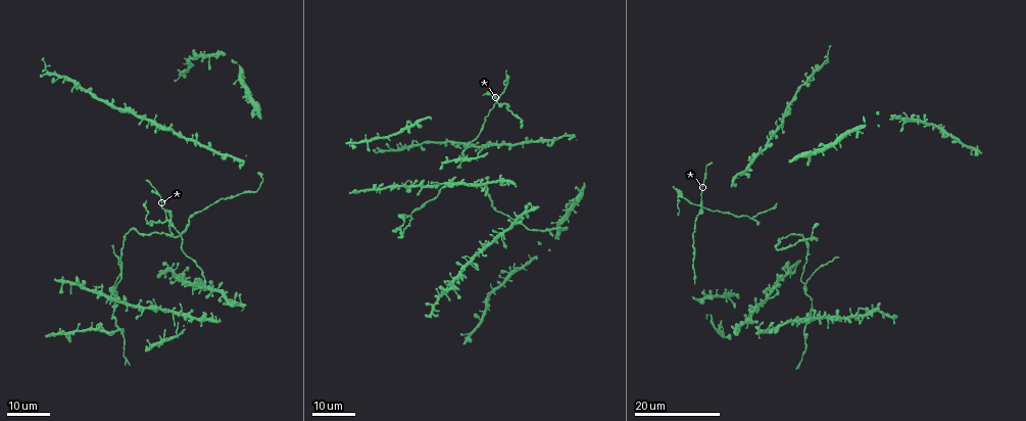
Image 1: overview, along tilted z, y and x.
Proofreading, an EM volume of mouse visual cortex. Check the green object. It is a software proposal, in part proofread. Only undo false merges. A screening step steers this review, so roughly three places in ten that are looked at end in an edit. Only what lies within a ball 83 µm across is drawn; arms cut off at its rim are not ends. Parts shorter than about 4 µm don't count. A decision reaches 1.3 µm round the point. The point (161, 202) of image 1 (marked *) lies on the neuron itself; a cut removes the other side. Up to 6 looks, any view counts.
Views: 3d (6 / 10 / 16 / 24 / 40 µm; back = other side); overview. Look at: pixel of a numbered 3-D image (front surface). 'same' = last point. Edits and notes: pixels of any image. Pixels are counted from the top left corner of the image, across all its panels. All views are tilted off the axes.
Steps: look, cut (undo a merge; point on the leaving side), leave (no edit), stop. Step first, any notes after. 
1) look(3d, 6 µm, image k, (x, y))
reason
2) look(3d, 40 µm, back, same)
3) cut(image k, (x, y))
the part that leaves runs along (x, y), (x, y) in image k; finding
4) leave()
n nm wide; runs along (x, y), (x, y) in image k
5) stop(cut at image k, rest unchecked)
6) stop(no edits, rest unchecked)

look(3d, 24 µm, image 1, (497, 101))
four or more arms meet

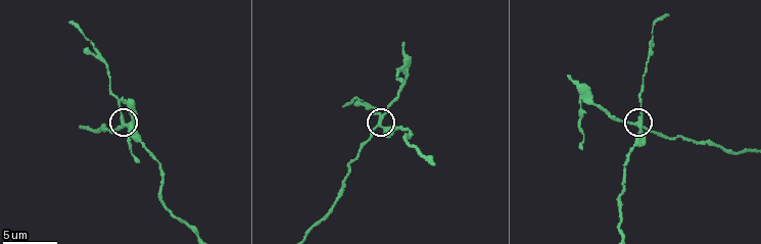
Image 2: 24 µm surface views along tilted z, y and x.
look(3d, 10 µm, image 2, (638, 126))
closer look

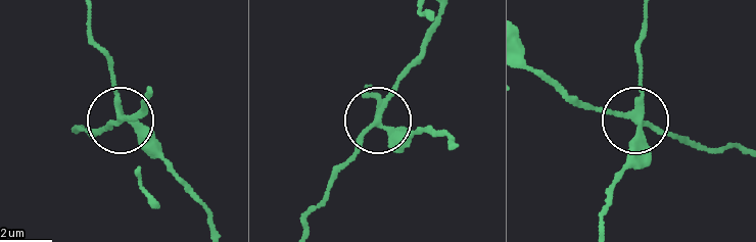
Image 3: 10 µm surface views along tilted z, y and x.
cut(image 3, (359, 149))
4 arms; the part that leaves runs along (378, 117), (306, 228) in image 3; a second neuron is stuck on

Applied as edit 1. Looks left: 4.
look(overview)
redraw

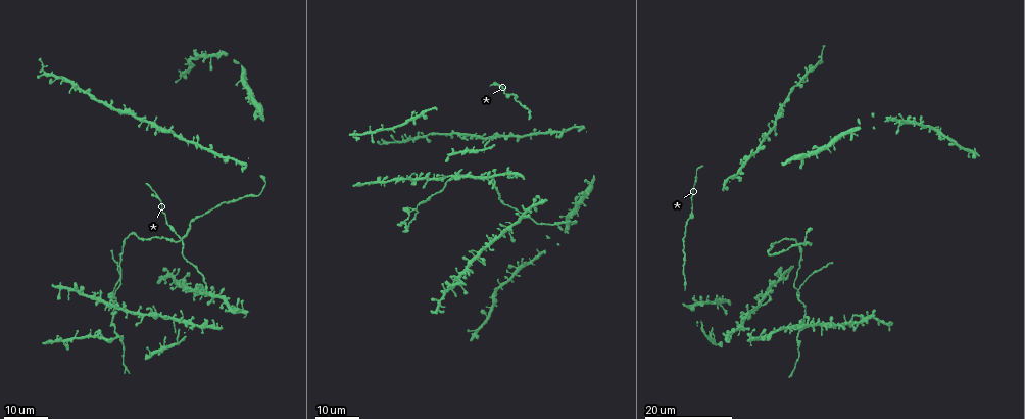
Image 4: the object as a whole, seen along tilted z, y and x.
look(3d, 16 µm, image 4, (762, 295))
small branch off a trunk

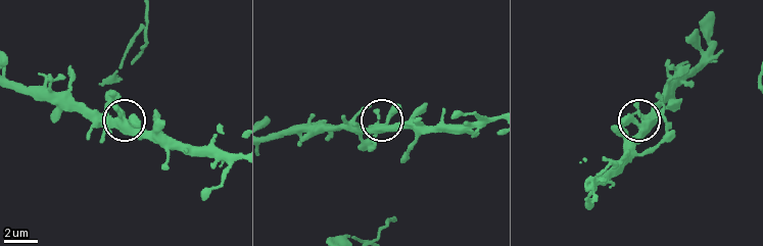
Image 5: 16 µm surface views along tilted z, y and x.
look(3d, 6 µm, image 5, (645, 128))

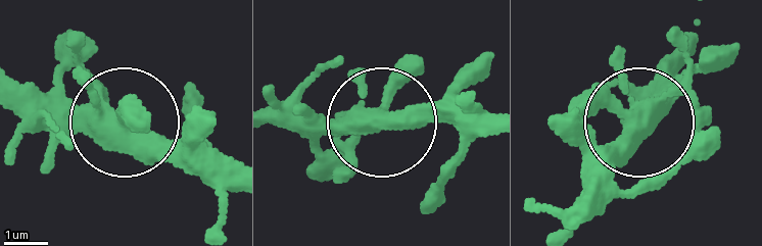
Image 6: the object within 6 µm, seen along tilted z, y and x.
leave()
runs along (568, 206), (714, 49) in image 6; one neuron here

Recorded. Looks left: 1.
stop(cut at image 3, rest unchecked)

